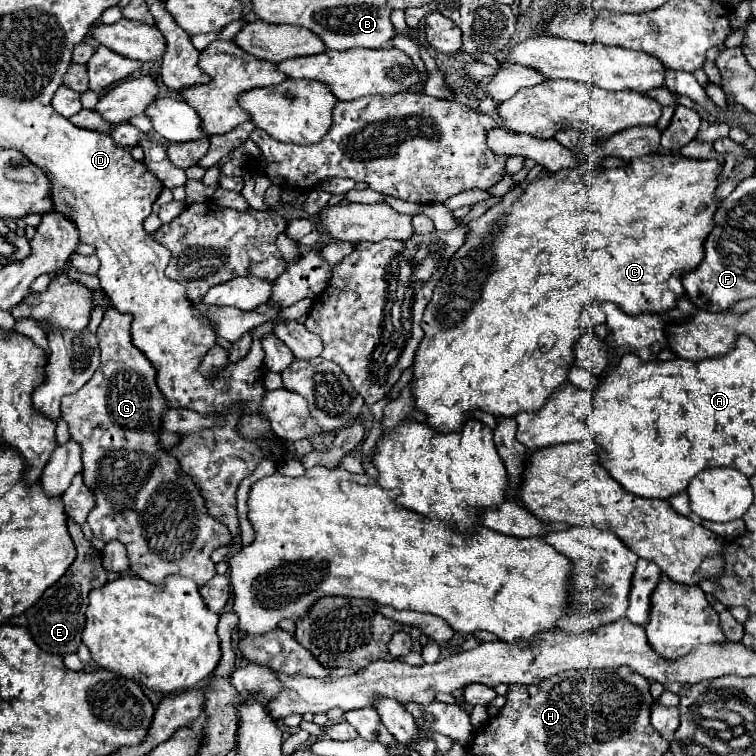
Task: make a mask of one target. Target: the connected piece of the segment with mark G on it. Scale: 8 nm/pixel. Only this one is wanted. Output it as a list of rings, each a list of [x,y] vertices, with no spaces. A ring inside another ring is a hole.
[[[114,307],[106,309],[96,333],[100,339],[102,363],[78,393],[62,399],[62,419],[68,423],[70,435],[82,445],[84,483],[92,487],[96,495],[96,507],[88,515],[88,525],[94,537],[106,543],[118,539],[126,545],[130,569],[138,577],[162,587],[168,575],[178,573],[194,579],[202,587],[216,575],[210,553],[230,539],[228,529],[208,515],[194,481],[180,469],[176,459],[158,447],[160,415],[166,411],[168,403],[156,387],[156,369],[130,341],[130,319],[130,315],[122,315]]]

